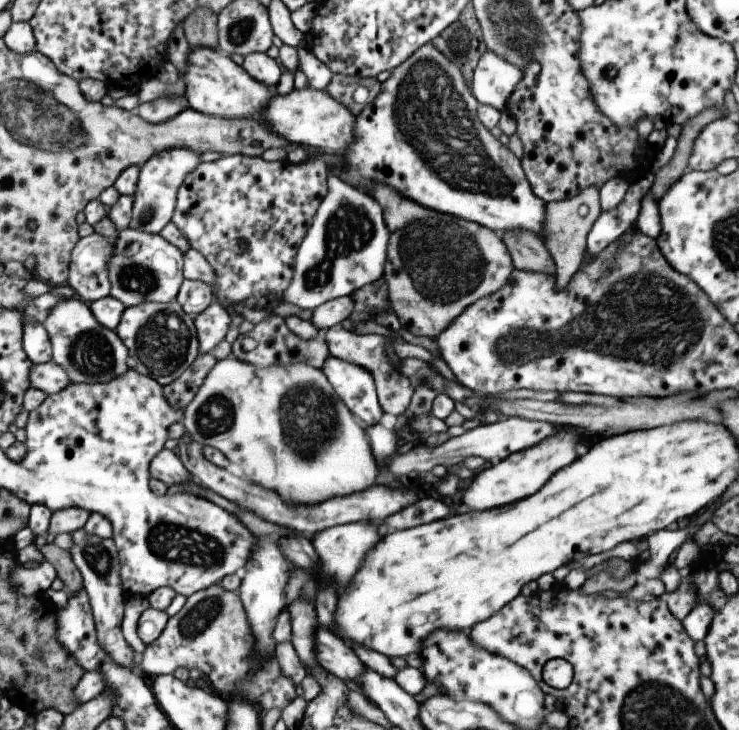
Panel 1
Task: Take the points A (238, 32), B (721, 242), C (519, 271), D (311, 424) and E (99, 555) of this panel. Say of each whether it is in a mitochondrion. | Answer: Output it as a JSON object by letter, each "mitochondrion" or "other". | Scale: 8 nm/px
{"A":"mitochondrion","B":"mitochondrion","C":"other","D":"mitochondrion","E":"mitochondrion"}

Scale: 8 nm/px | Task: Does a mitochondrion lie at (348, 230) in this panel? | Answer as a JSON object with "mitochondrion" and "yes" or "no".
{"mitochondrion":"yes"}

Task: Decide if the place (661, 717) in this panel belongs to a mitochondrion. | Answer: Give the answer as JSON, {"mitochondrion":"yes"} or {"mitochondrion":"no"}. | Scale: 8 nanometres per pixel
{"mitochondrion":"yes"}

